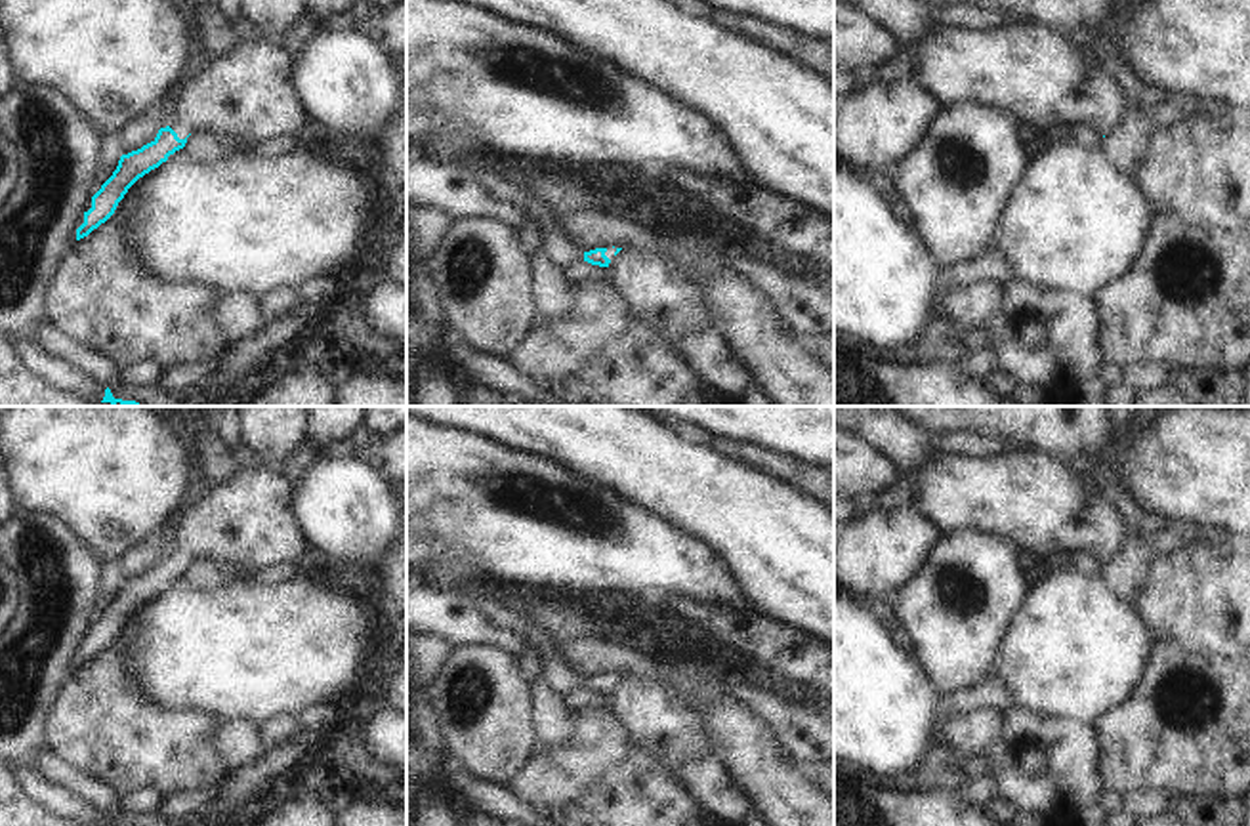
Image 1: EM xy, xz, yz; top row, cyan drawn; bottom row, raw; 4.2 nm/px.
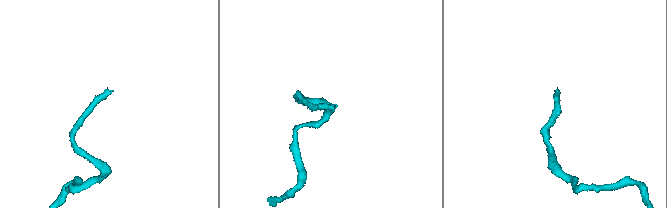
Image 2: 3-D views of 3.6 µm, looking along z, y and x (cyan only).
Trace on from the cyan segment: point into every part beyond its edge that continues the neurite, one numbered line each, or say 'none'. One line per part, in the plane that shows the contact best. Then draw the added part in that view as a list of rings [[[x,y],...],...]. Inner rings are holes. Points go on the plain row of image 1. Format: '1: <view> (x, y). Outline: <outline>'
1: xy (247, 519). Outline: [[[235,467],[179,511],[168,553],[179,567],[208,559],[261,568],[296,565],[307,547],[286,477],[273,467]]]

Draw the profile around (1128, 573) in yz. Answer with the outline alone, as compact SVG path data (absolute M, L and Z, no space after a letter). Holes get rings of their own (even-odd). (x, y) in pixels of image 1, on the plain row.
M1134 528L1128 532L1118 555L1103 565L1103 576L1118 597L1134 603L1149 584L1149 572L1158 555L1160 551L1153 542L1153 532Z

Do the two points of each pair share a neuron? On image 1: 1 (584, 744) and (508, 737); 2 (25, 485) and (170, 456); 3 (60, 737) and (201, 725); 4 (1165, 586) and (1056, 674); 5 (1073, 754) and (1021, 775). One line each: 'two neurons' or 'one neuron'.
1: two neurons
2: one neuron
3: one neuron
4: two neurons
5: one neuron

